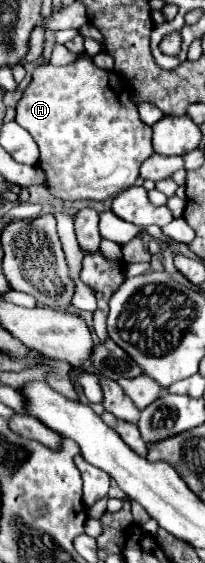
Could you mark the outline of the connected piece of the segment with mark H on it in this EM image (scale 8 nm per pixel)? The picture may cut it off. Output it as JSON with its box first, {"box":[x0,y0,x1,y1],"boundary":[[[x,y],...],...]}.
{"box":[16,54,154,200],"boundary":[[[82,54],[66,66],[40,64],[32,72],[32,82],[26,86],[18,106],[16,122],[26,128],[40,148],[38,166],[46,176],[46,188],[60,200],[106,200],[130,188],[138,178],[140,164],[154,154],[150,138],[152,128],[138,118],[132,104],[132,90],[112,70],[98,68],[92,56]]]}

